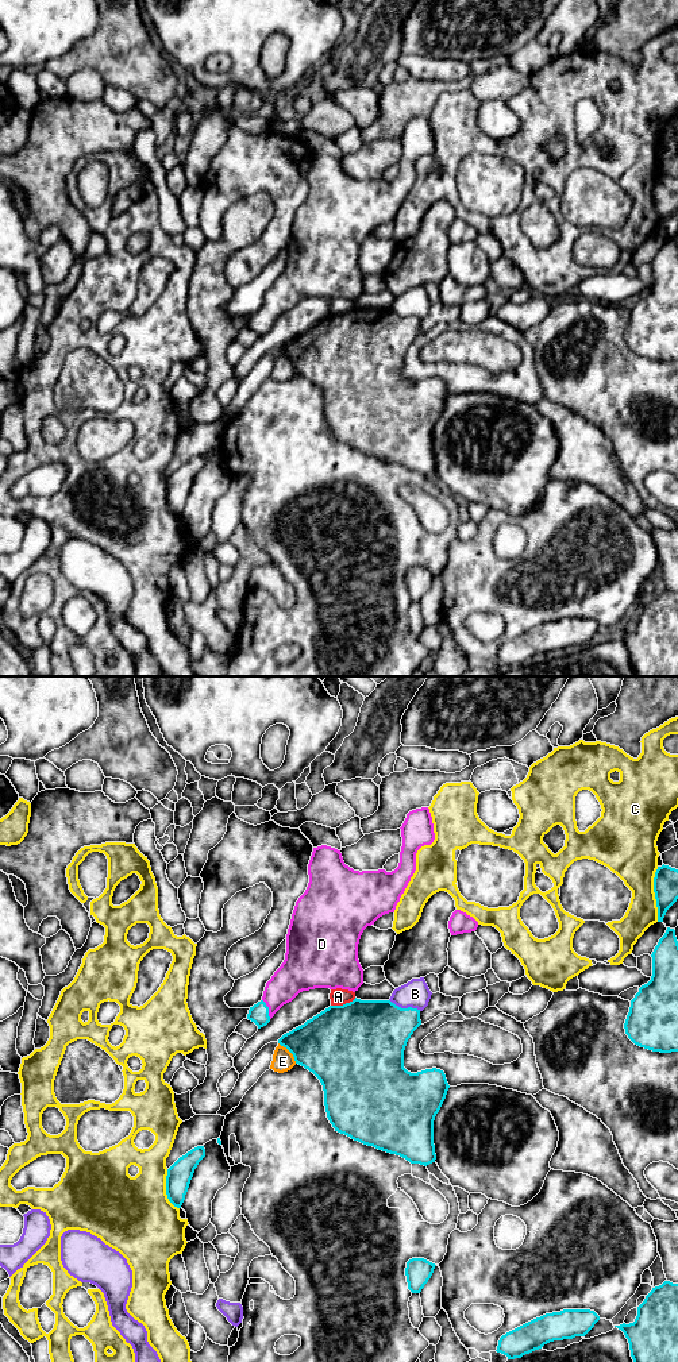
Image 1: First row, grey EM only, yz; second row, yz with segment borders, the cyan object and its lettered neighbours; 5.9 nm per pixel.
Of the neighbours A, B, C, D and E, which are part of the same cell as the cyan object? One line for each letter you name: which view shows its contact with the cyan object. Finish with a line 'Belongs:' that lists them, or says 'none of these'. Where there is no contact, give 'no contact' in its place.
D: meets cyan in yz
Belongs: D

